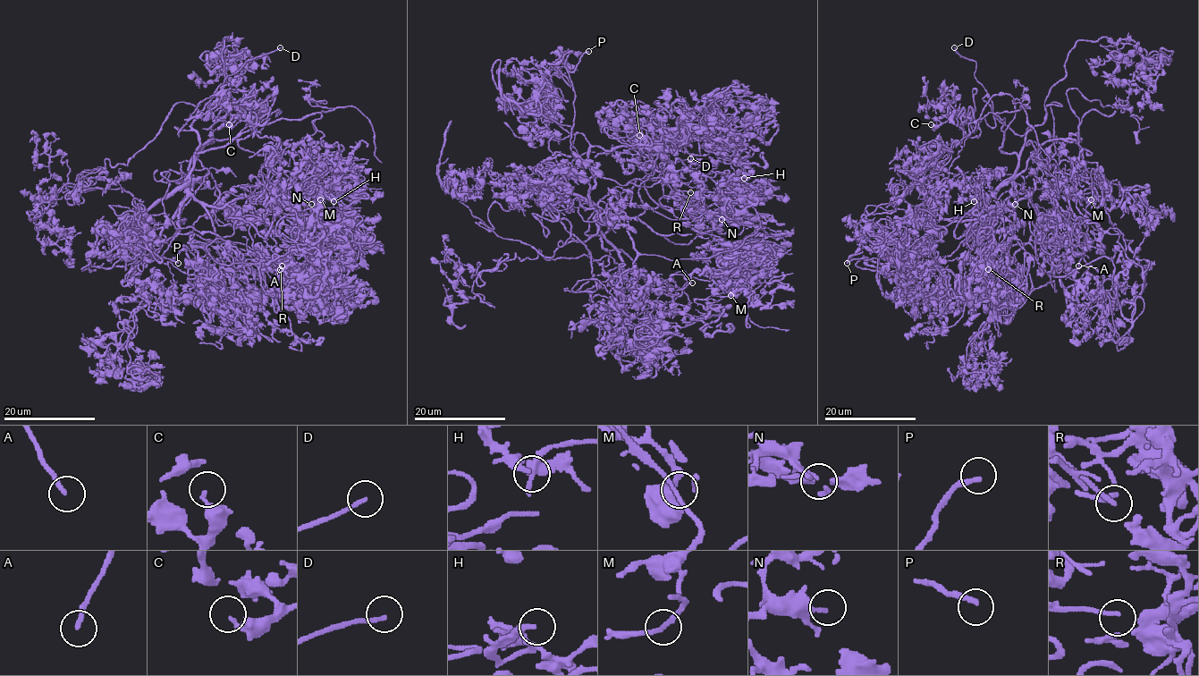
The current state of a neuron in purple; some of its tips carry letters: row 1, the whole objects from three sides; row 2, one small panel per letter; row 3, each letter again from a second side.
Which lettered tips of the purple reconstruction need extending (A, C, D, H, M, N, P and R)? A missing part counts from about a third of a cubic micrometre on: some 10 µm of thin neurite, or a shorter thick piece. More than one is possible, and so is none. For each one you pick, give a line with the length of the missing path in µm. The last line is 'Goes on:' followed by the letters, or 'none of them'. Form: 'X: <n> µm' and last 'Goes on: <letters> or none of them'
C: 8 µm
D: 30 µm
H: 10 µm
P: 45 µm
Goes on: C, D, H, P

